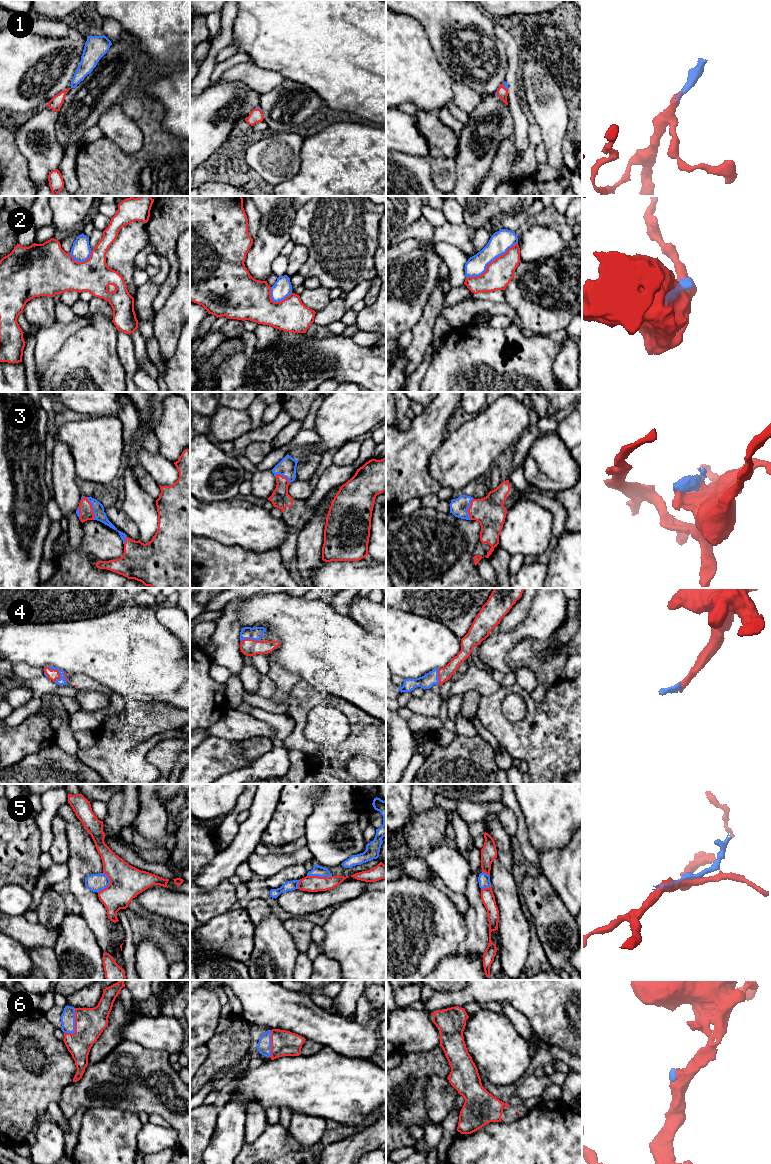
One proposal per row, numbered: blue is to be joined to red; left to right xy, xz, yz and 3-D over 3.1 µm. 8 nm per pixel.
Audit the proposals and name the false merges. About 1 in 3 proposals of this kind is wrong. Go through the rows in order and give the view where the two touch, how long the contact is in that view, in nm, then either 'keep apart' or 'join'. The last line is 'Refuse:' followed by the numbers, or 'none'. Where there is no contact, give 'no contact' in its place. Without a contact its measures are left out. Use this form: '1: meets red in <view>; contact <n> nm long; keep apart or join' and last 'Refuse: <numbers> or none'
1: meets red in yz; contact 70 nm long; join
2: meets red in yz; contact 500 nm long; keep apart
3: meets red in xy; contact 200 nm long; join
4: meets red in xy; contact 140 nm long; join
5: meets red in xz; contact 200 nm long; keep apart
6: meets red in xy; contact 220 nm long; join
Refuse: 2, 5

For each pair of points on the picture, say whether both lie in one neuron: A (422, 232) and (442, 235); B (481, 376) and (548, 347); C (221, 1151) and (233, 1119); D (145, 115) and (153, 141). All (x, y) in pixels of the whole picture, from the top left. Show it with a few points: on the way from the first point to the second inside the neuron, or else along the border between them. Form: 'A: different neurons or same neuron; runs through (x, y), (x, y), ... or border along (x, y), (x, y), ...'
A: different neurons; border along (434, 230), (432, 240), (427, 248)
B: same neuron; runs through (498, 376), (510, 376), (531, 359)
C: same neuron; runs through (226, 1143), (229, 1127)
D: same neuron; runs through (150, 121), (153, 135)

